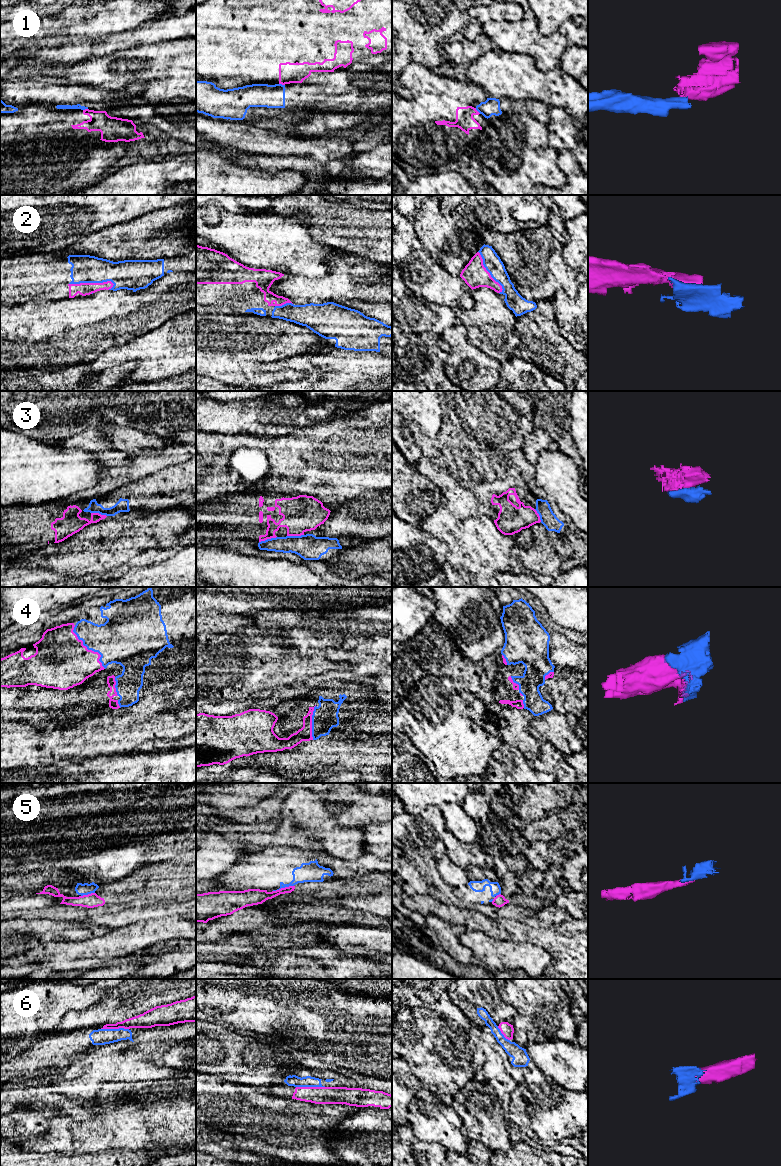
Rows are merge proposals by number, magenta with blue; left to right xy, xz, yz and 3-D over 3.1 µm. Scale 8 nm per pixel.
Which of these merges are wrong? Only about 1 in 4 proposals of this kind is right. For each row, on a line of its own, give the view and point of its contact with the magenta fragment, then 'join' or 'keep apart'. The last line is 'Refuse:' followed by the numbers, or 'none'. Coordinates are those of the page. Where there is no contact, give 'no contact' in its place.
1: meets magenta in xz at (282, 84); keep apart
2: meets magenta in xy at (92, 283); join
3: meets magenta in xz at (267, 538); keep apart
4: meets magenta in xy at (87, 649); join
5: meets magenta in xz at (283, 888); keep apart
6: meets magenta in xz at (310, 1087); join
Refuse: 1, 3, 5

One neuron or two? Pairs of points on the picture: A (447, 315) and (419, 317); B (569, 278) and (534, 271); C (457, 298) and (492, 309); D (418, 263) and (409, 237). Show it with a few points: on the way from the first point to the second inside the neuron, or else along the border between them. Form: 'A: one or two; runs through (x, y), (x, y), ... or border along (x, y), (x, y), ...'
A: one; runs through (440, 317), (426, 317)
B: one; runs through (560, 276), (543, 271)
C: two; border along (472, 290), (475, 304), (470, 309), (458, 308)
D: two; border along (413, 250), (402, 261)

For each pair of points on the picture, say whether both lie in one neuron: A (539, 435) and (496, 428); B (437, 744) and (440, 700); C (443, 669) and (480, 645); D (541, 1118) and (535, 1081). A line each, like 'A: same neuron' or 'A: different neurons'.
A: different neurons
B: same neuron
C: different neurons
D: same neuron

